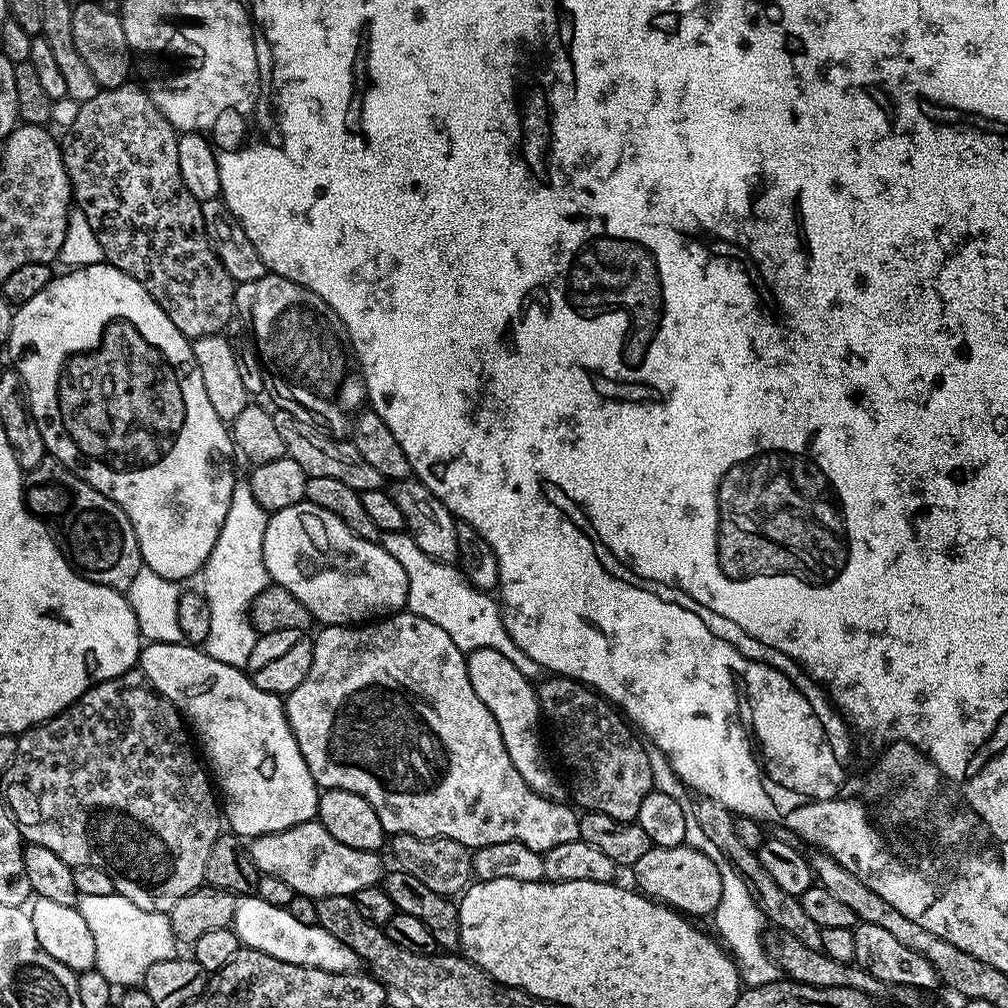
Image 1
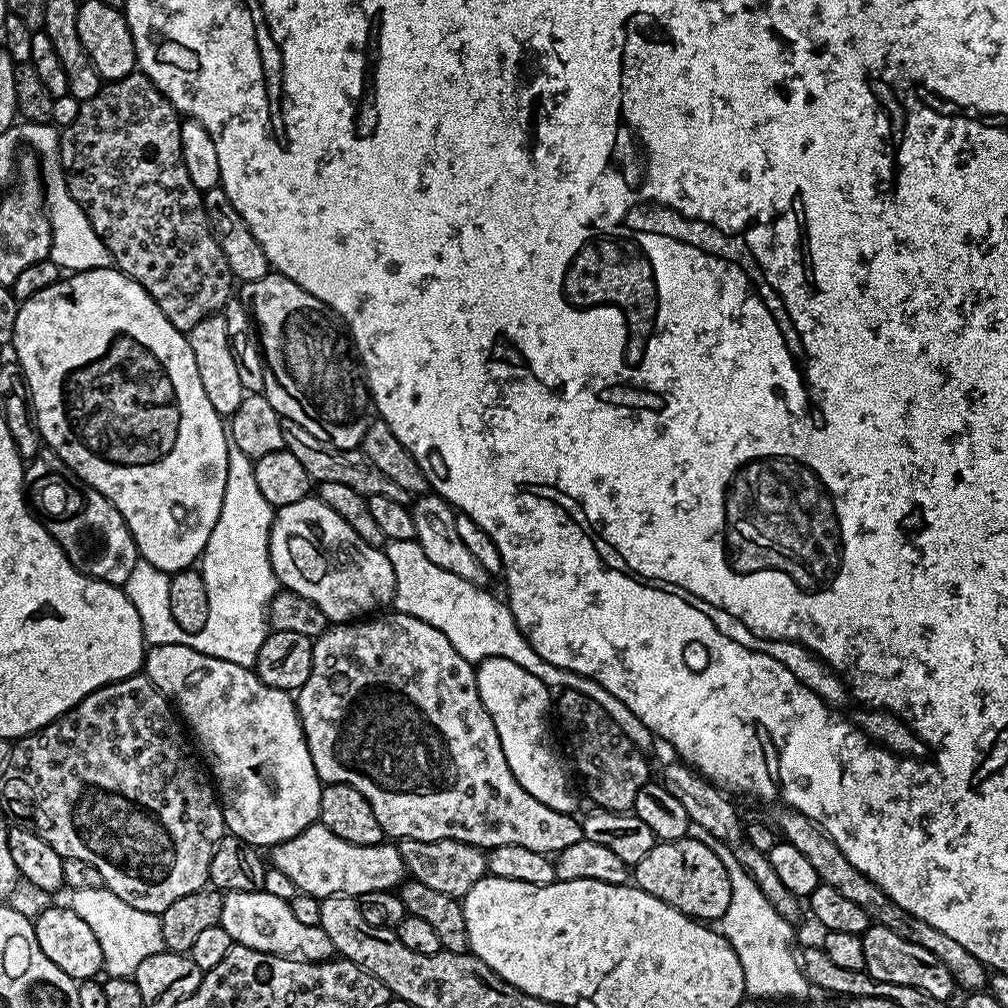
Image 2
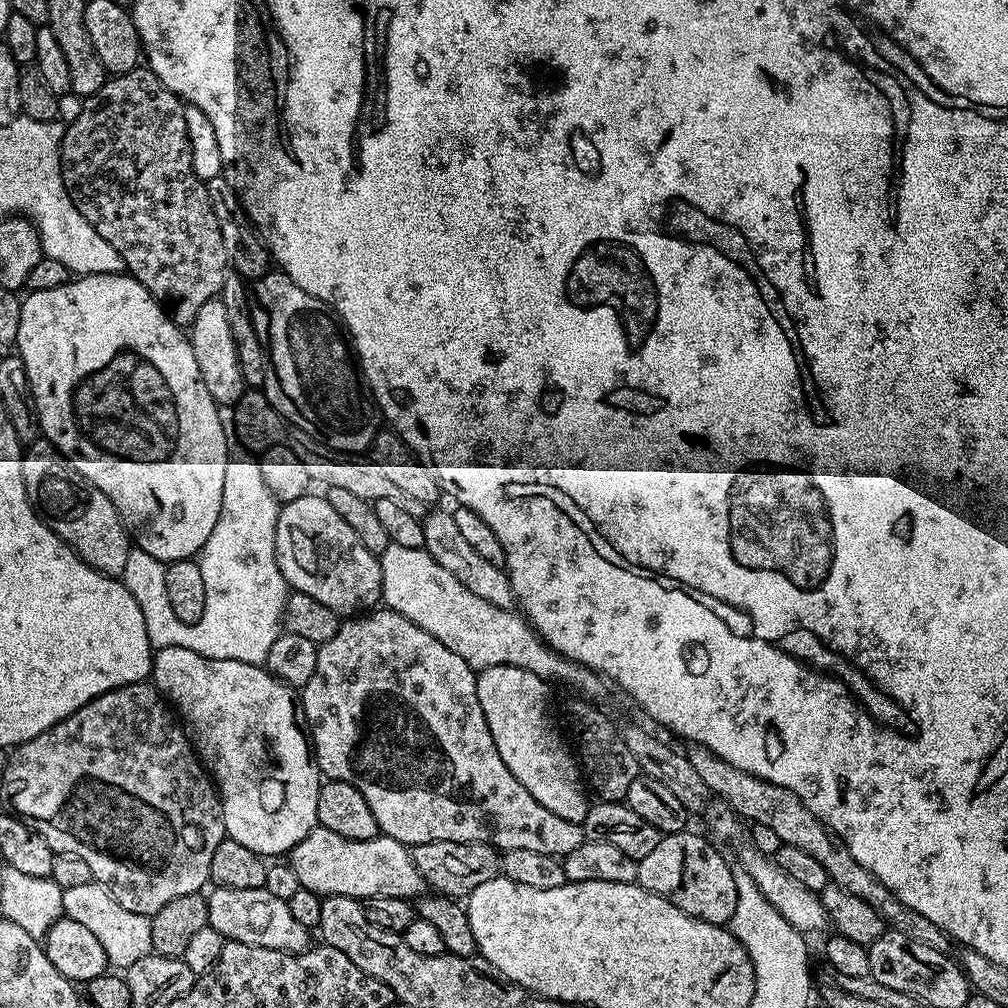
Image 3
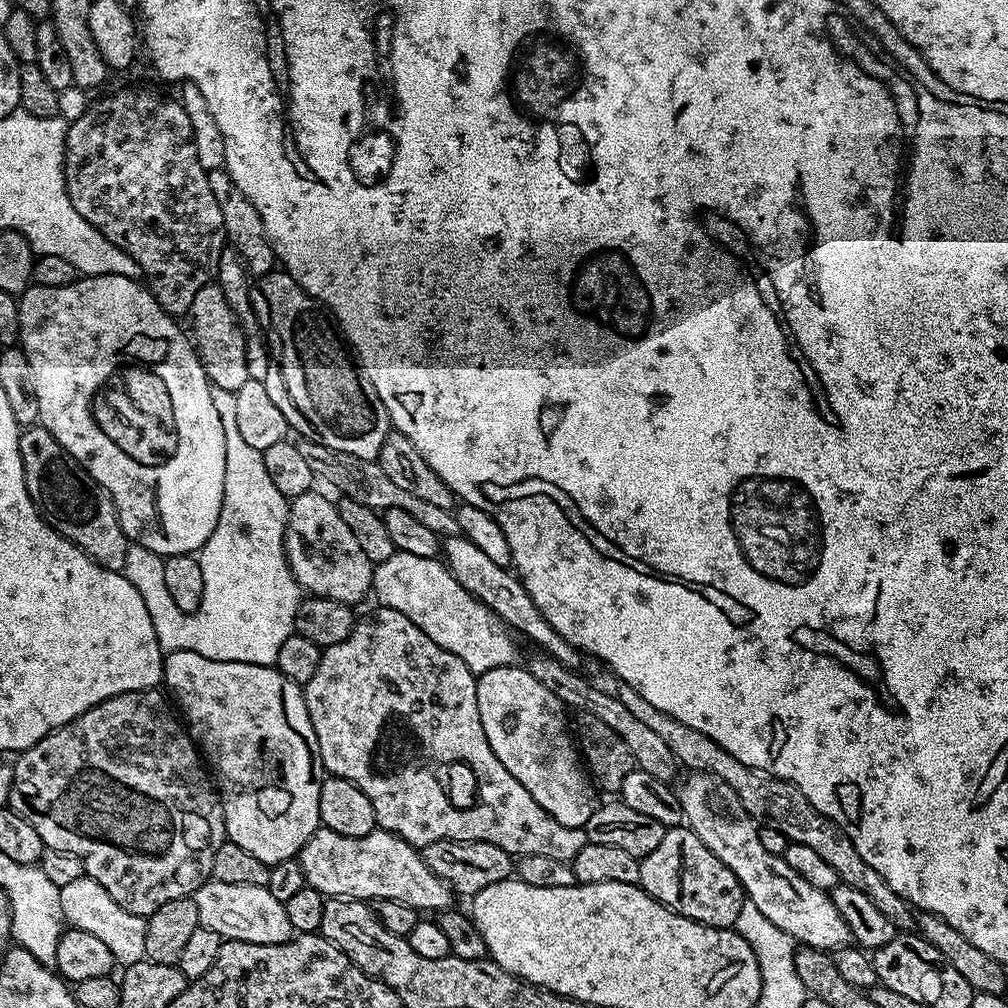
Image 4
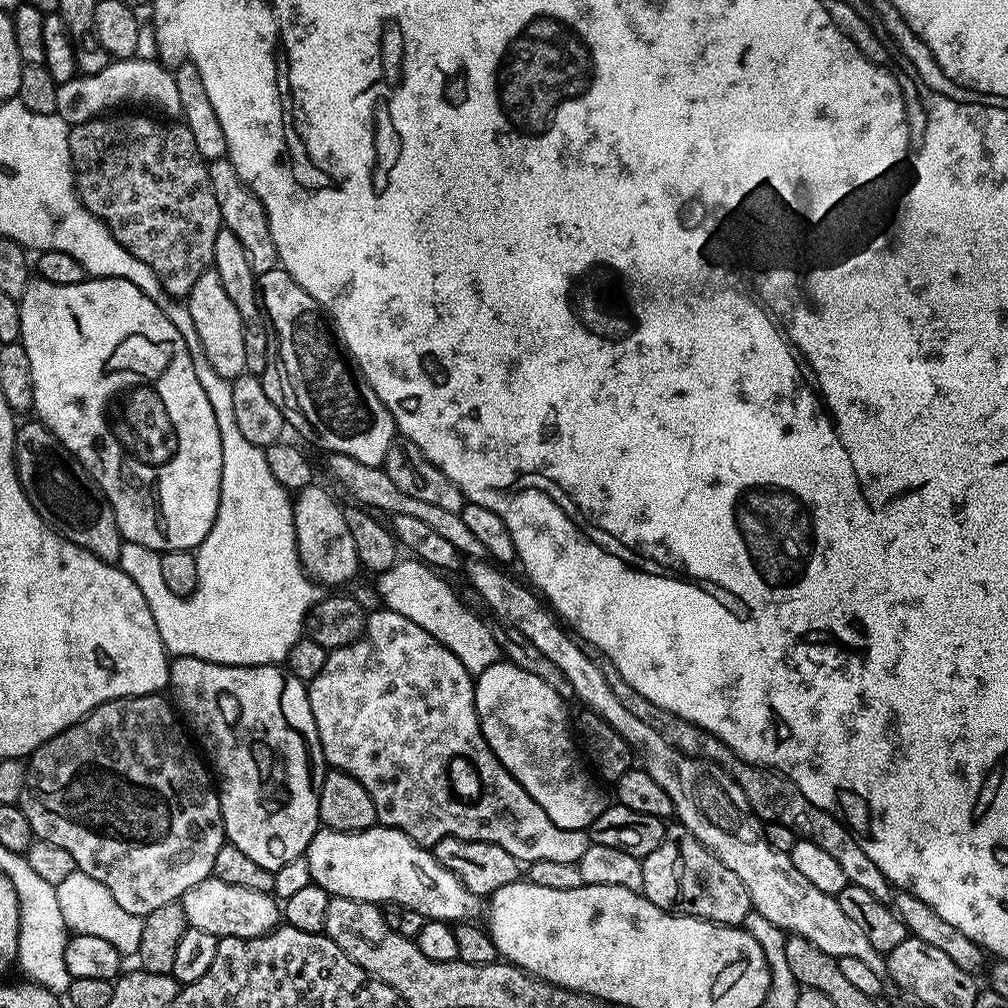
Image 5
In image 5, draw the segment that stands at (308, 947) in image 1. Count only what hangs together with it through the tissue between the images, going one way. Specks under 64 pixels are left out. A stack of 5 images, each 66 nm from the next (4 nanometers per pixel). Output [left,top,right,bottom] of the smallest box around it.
[178,878,282,938]

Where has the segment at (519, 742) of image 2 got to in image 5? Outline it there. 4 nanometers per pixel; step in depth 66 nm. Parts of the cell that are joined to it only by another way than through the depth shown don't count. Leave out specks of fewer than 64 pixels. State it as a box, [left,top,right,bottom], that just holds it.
[474,662,606,830]

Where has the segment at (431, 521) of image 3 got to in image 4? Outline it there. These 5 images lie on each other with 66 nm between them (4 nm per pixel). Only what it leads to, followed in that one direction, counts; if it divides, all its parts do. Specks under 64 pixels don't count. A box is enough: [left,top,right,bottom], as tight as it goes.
[442,534,581,669]

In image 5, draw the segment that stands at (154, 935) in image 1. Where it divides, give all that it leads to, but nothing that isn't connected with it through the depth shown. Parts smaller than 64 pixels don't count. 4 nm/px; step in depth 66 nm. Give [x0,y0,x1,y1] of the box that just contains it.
[55,870,144,957]

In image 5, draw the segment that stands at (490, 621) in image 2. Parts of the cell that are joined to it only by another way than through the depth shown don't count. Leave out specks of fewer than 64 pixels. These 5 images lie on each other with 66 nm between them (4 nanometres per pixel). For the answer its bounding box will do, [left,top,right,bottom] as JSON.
[374,558,501,674]

